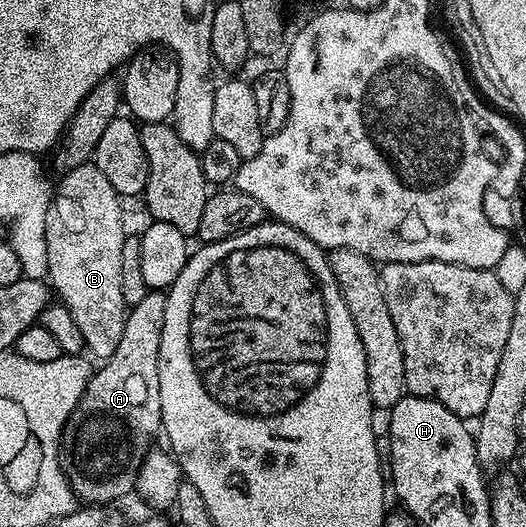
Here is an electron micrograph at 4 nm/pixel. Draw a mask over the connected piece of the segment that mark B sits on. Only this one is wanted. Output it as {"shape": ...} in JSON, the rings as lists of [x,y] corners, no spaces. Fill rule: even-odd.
{"shape":[[[91,161],[66,170],[62,177],[56,184],[53,200],[45,216],[47,279],[56,296],[58,293],[58,300],[67,307],[78,324],[86,350],[91,351],[99,361],[106,361],[119,347],[128,313],[122,289],[122,249],[127,236],[121,207],[123,201],[108,178],[104,177],[103,171]]]}

